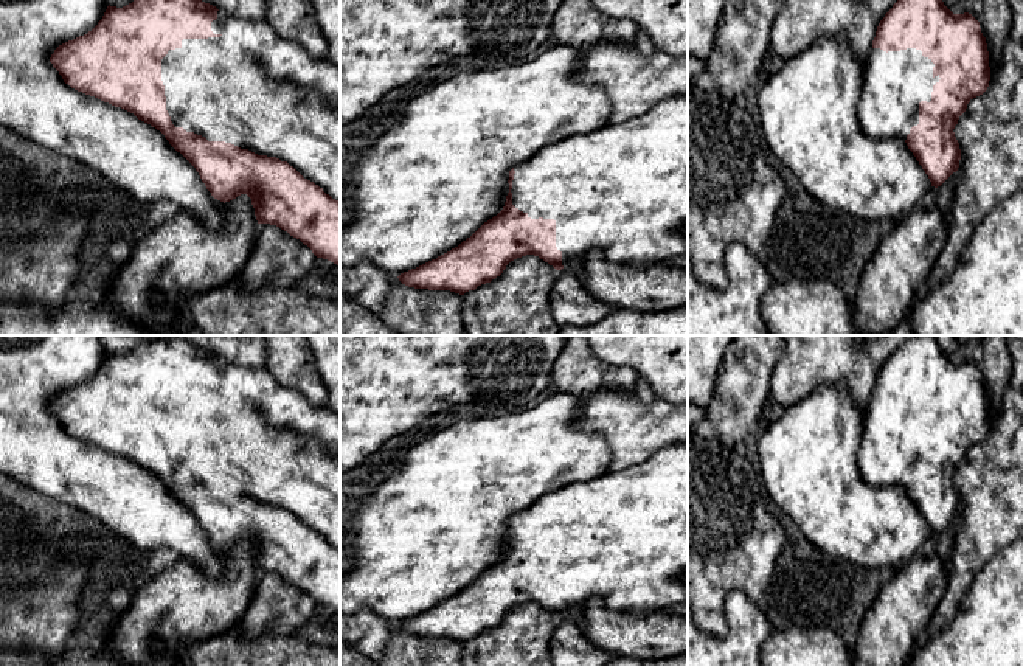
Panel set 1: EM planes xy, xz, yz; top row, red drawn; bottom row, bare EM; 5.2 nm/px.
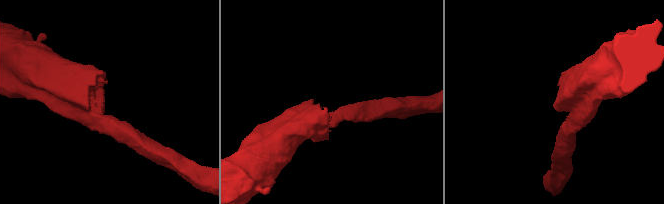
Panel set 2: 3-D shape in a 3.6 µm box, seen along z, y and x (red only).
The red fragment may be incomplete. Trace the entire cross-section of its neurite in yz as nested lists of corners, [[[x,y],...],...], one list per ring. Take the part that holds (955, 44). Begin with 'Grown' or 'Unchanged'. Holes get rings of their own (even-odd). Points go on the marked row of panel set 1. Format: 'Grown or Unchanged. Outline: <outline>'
Grown. Outline: [[[897,0],[880,20],[865,59],[857,104],[860,127],[871,138],[902,138],[938,188],[959,168],[961,149],[953,129],[989,81],[986,37],[972,14],[953,14],[942,0]]]

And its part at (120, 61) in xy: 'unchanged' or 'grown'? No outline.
grown

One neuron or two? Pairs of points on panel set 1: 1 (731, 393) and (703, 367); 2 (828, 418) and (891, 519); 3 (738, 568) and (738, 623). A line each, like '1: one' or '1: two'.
1: two
2: one
3: two

